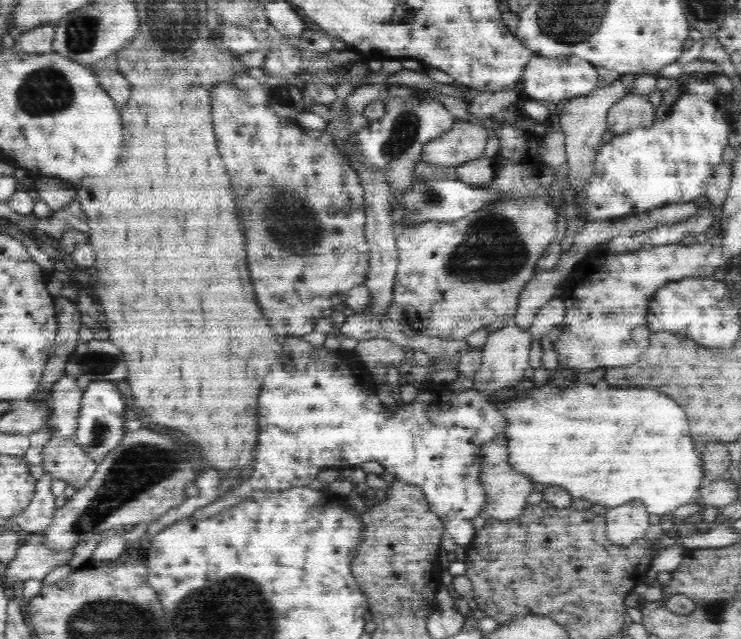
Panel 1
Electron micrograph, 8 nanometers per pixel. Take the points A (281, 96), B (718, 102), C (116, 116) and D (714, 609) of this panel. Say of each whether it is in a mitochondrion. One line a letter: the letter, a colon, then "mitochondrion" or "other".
A: mitochondrion
B: other
C: other
D: mitochondrion

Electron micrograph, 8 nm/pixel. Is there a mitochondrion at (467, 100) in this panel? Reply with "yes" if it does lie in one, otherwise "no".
no

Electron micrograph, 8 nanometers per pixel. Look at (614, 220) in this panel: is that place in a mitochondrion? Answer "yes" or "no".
no

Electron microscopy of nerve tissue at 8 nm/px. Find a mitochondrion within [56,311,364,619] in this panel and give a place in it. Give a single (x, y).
(141, 466)

